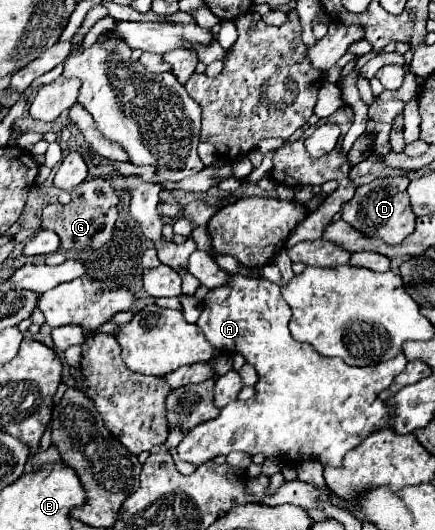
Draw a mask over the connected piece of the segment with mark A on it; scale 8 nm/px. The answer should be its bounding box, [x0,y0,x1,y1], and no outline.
[177,268,408,466]

